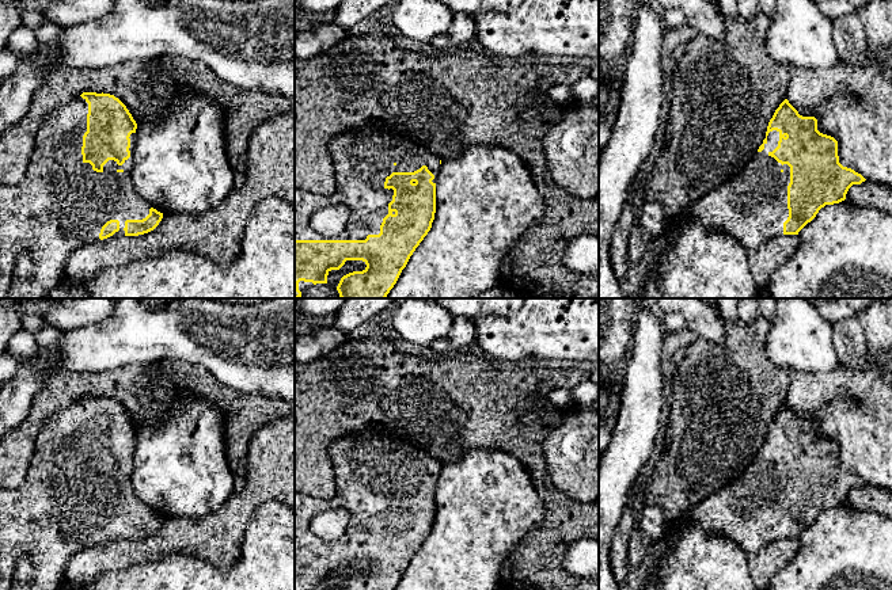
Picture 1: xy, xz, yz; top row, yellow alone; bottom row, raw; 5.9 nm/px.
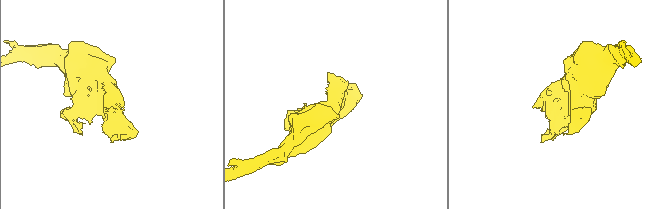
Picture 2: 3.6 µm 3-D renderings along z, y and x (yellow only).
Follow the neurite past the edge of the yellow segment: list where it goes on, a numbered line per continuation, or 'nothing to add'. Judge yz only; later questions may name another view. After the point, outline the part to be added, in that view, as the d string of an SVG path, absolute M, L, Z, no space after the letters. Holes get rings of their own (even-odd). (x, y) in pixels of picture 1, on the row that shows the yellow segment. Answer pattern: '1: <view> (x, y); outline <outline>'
1: yz (751, 206); outline M770 132L764 149L756 152L741 171L691 206L667 218L661 233L649 237L649 271L638 298L661 298L657 264L686 222L698 222L707 231L725 232L747 251L783 235L783 222L789 217L790 167L782 165L768 155L778 146L778 141L779 132Z

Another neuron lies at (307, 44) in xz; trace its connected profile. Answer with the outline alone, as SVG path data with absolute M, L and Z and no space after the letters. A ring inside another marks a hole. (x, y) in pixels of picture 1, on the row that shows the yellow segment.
M322 24L295 35L295 56L310 58L319 56L346 38L346 30L333 24Z

